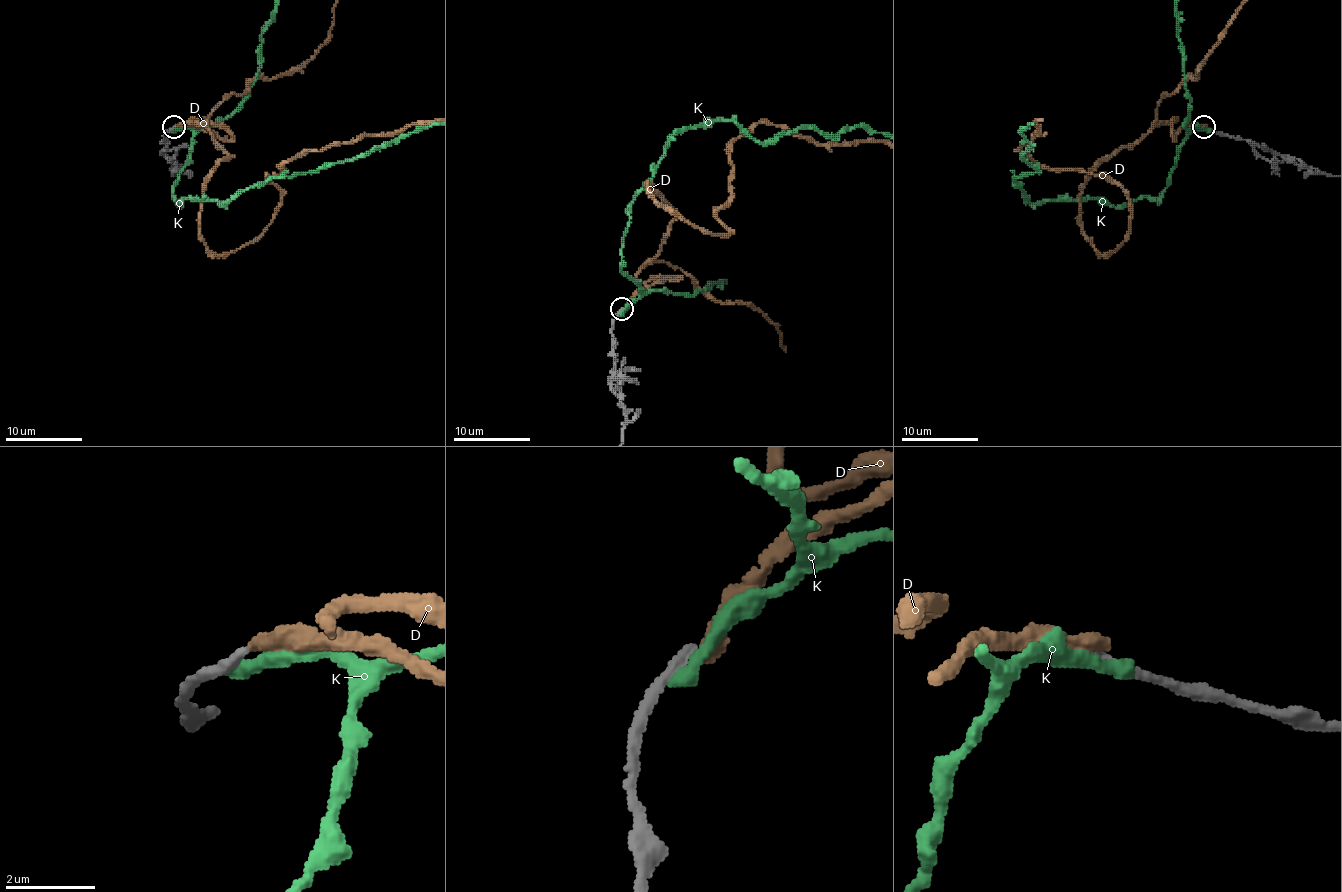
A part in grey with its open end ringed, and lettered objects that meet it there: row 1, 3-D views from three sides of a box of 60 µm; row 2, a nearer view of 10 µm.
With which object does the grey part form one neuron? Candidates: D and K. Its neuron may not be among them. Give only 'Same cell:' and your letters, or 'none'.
Same cell: none

